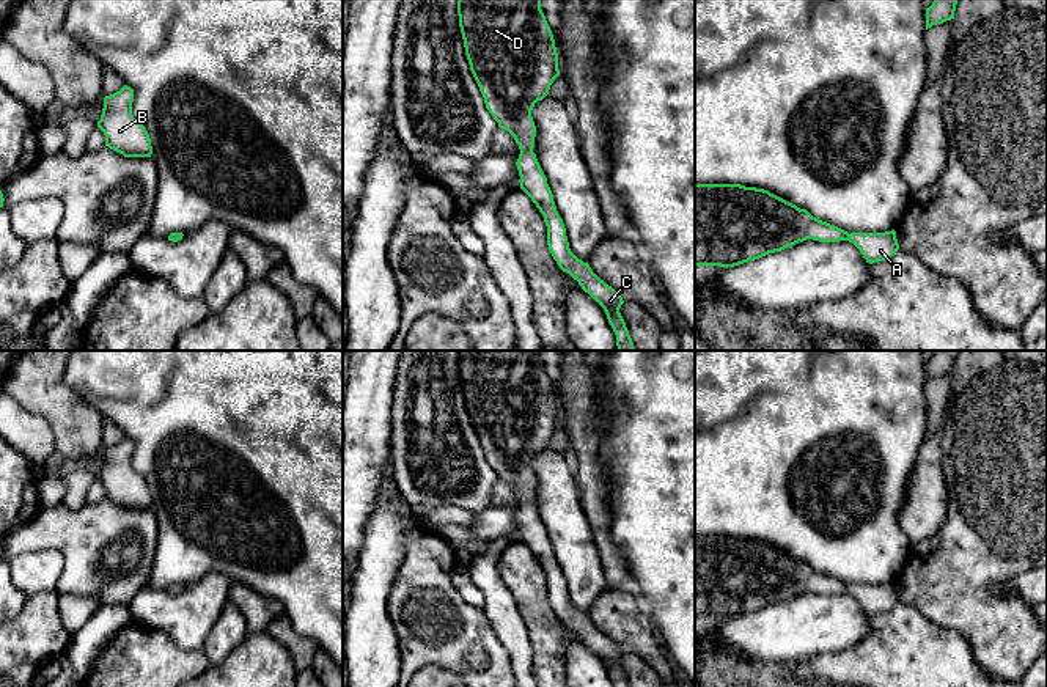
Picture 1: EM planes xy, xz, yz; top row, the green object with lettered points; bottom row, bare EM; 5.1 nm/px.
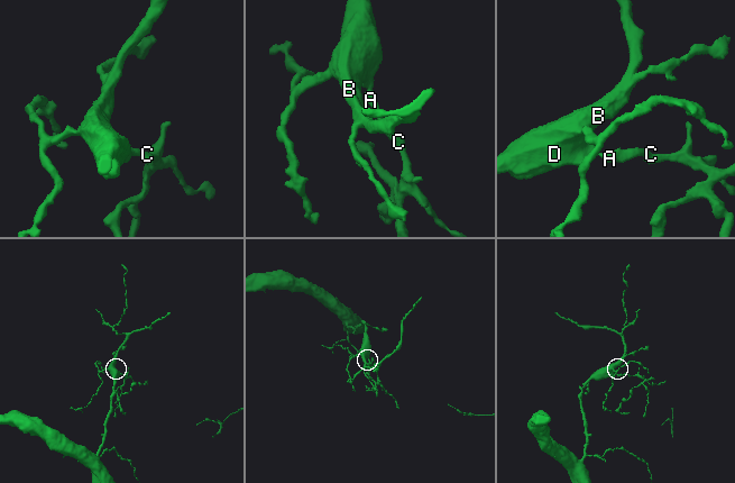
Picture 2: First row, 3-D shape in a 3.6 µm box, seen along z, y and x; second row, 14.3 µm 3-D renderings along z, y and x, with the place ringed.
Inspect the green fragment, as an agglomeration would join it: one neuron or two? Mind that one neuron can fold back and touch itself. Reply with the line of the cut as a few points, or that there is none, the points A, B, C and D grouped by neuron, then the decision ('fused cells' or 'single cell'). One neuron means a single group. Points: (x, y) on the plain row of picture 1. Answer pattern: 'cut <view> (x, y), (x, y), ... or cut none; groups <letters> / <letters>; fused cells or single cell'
cut none; groups A B C D; single cell

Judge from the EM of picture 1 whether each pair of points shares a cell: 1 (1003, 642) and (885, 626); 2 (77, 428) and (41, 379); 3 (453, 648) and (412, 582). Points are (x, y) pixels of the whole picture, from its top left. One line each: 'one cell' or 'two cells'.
1: two cells
2: one cell
3: one cell

